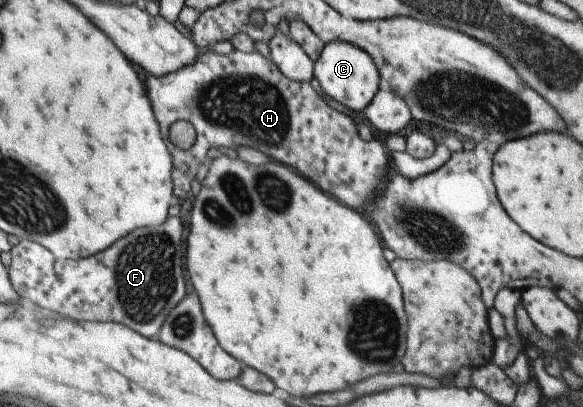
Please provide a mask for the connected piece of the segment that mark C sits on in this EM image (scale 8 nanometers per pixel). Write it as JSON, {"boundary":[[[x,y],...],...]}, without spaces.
{"boundary":[[[335,40],[324,45],[318,60],[313,63],[313,75],[333,104],[344,111],[363,111],[374,100],[379,89],[380,76],[373,58],[349,42]]]}

